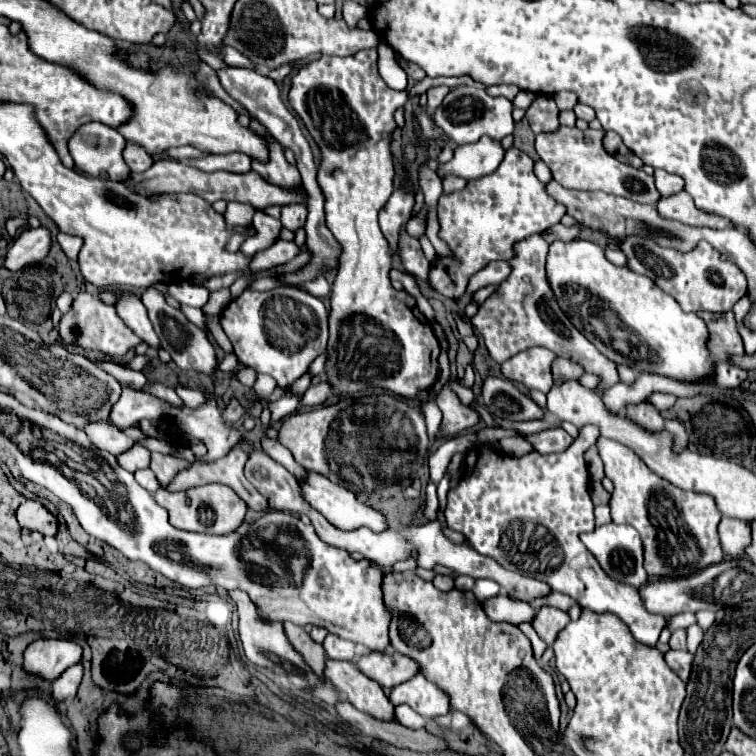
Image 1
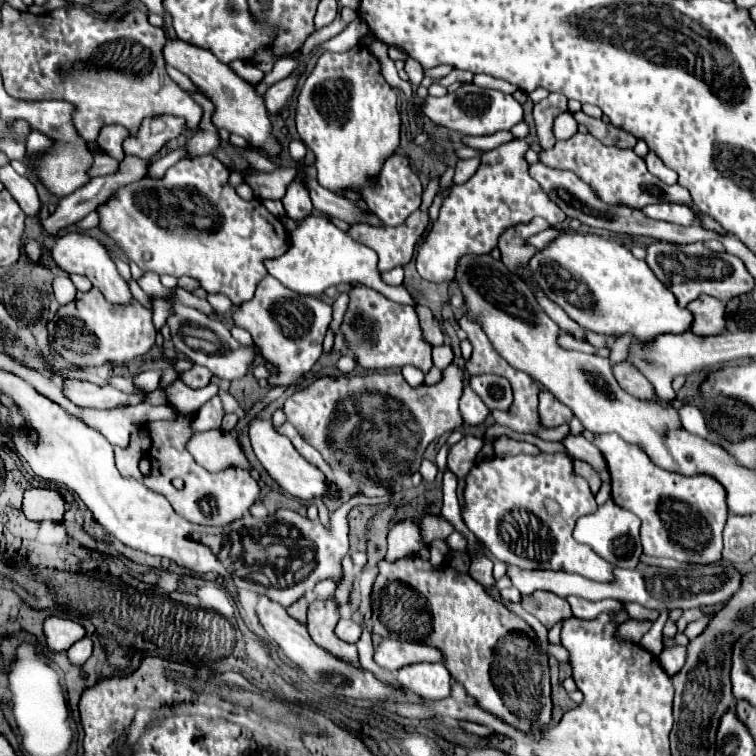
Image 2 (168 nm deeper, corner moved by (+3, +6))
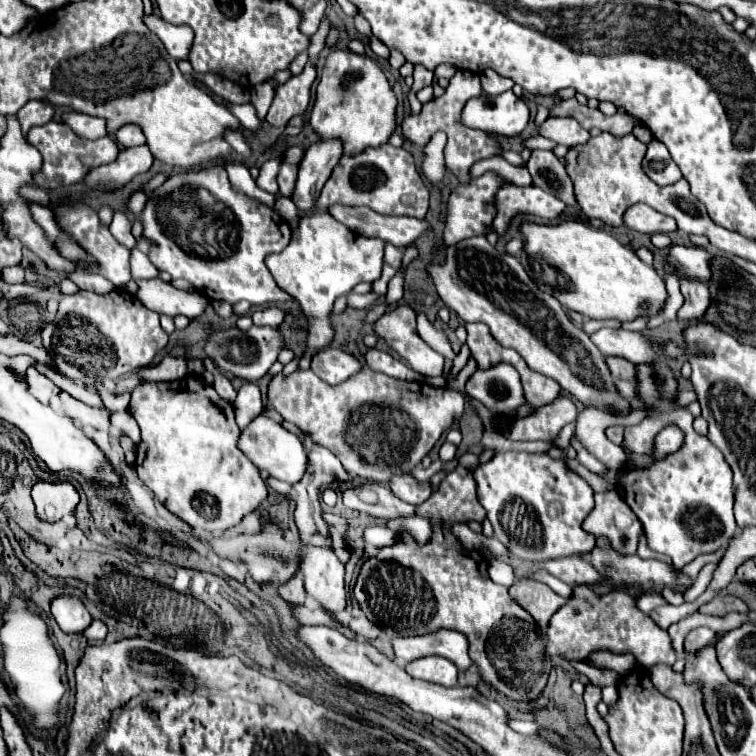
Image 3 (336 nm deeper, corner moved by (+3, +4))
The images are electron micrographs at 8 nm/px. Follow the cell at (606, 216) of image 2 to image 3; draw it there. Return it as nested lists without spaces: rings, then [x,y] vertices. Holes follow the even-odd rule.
[[[541,149],[531,151],[527,169],[533,177],[533,185],[559,197],[569,207],[579,209],[579,205],[575,201],[575,193],[573,193],[573,183],[565,171],[565,165],[557,159],[557,155],[553,151],[541,151]]]

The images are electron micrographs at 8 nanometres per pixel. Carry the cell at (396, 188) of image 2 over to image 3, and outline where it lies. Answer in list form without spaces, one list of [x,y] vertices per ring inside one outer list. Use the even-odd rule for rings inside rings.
[[[383,143],[379,147],[367,147],[367,151],[361,151],[359,155],[343,155],[321,189],[315,205],[321,209],[331,205],[367,205],[383,215],[423,219],[429,209],[429,191],[413,163],[413,155],[403,147]]]

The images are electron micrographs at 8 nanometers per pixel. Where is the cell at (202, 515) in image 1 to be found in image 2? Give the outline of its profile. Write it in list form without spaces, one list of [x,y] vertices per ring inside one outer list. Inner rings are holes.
[[[179,417],[177,421],[149,423],[145,431],[153,441],[149,451],[149,455],[153,457],[151,461],[153,467],[151,467],[151,475],[145,479],[145,485],[155,493],[161,493],[171,503],[175,513],[179,513],[187,521],[197,525],[229,525],[235,519],[239,519],[255,503],[259,495],[259,485],[249,475],[247,469],[233,467],[221,473],[209,473],[201,465],[197,465],[193,457],[185,451],[185,443],[193,435],[191,419]],[[173,477],[181,477],[185,481],[185,487],[175,489],[171,485]]]

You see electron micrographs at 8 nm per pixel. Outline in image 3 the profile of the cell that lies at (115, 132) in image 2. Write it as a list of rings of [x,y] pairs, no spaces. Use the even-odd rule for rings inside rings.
[[[127,123],[127,125],[119,127],[115,137],[117,137],[119,145],[123,145],[123,147],[135,147],[135,145],[143,145],[145,143],[141,127],[133,125],[133,123]]]

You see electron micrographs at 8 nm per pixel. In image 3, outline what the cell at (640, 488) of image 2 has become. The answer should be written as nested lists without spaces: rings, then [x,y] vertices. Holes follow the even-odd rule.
[[[689,409],[649,417],[639,425],[627,427],[623,445],[635,453],[649,453],[655,433],[659,433],[669,423],[675,423],[685,431],[685,443],[681,451],[669,455],[663,461],[655,461],[651,467],[625,471],[617,493],[623,495],[625,503],[643,523],[649,547],[657,553],[669,555],[673,565],[681,569],[697,555],[721,549],[735,535],[737,525],[733,519],[733,471],[727,465],[723,453],[707,437],[695,433],[691,427],[693,415]]]

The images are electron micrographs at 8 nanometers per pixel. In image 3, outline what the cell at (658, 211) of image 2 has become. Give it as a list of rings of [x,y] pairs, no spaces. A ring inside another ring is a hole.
[[[635,205],[629,207],[623,215],[623,225],[633,229],[633,231],[641,231],[641,233],[671,233],[677,231],[677,225],[671,217],[667,215],[659,215],[653,207],[647,205]]]

